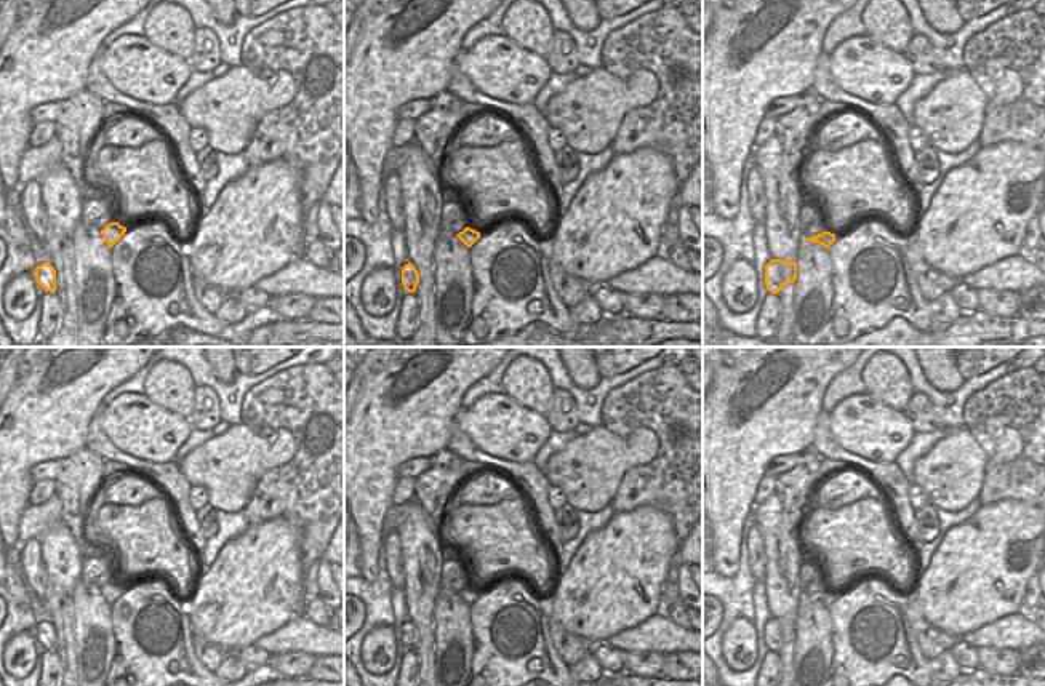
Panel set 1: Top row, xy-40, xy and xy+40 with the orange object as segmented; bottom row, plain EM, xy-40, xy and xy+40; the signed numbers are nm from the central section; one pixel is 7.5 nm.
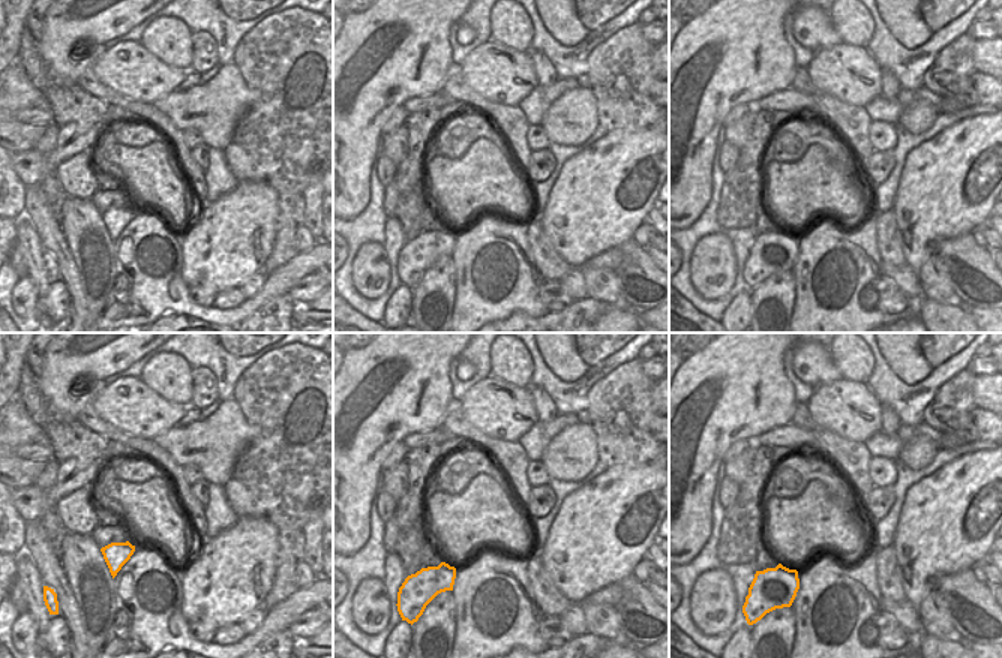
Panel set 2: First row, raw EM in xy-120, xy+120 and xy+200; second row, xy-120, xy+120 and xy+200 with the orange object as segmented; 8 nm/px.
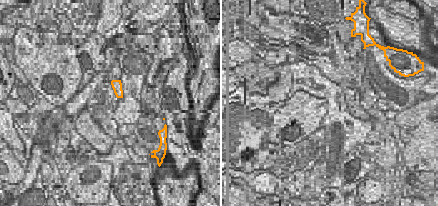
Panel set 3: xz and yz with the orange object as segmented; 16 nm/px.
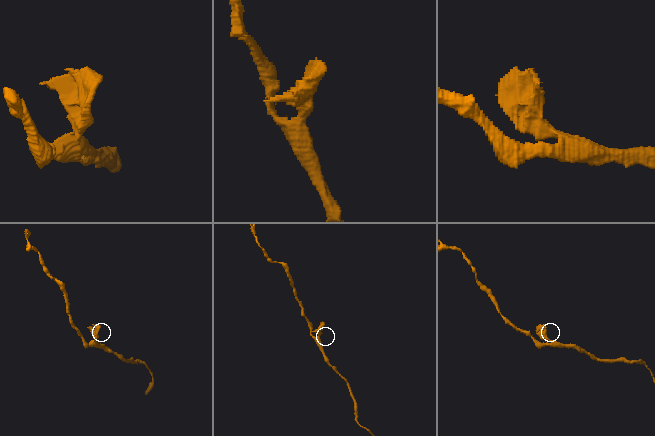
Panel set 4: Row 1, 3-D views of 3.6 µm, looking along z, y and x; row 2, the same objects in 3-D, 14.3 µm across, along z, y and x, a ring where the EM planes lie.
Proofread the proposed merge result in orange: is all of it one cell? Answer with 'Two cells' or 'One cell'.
Two cells

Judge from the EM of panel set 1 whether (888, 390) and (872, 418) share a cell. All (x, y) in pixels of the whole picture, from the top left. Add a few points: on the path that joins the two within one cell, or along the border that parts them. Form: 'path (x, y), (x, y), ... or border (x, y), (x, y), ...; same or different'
border (864, 392), (903, 411); different

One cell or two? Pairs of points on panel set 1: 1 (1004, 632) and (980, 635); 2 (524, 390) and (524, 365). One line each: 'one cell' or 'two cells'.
1: one cell
2: one cell

